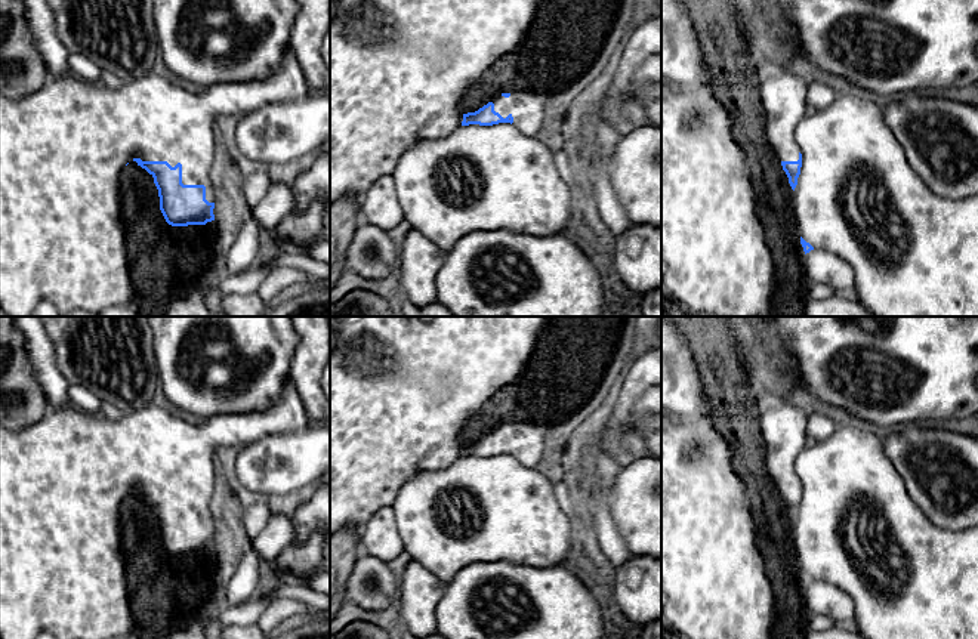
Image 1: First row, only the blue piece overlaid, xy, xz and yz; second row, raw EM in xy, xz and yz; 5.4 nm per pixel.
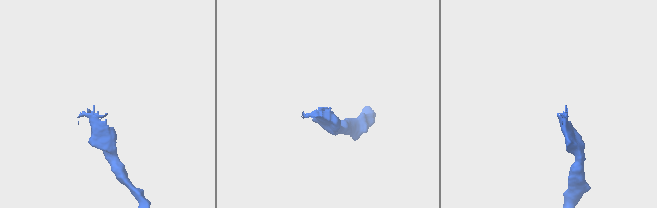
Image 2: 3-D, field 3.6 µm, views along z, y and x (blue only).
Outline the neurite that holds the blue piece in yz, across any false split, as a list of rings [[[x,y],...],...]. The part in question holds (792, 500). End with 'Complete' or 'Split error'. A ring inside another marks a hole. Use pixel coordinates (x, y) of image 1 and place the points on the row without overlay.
[[[749,385],[759,411],[759,426],[766,444],[765,466],[774,479],[789,515],[795,522],[802,498],[796,460],[809,444],[806,435],[808,407],[796,401],[778,401]]]. Split error

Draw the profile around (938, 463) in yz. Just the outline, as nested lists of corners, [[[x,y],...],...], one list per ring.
[[[911,422],[882,433],[882,441],[910,500],[934,525],[950,531],[978,527],[978,435],[966,425]]]

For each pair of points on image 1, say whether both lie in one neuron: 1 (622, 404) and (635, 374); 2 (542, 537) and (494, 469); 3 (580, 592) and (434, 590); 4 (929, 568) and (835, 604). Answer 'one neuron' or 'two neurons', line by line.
1: one neuron
2: one neuron
3: two neurons
4: two neurons

